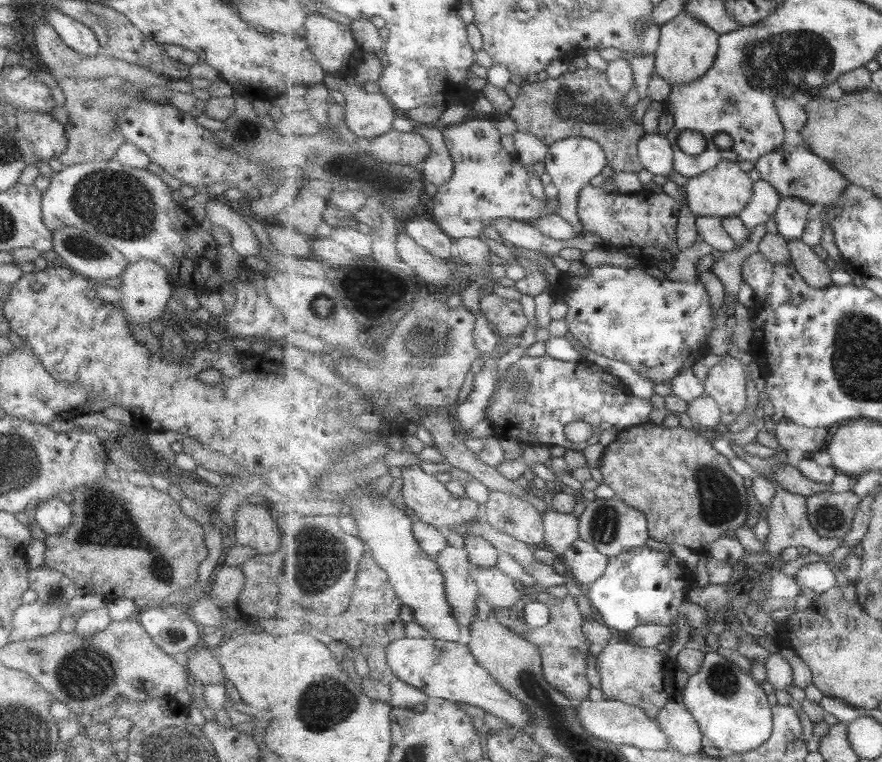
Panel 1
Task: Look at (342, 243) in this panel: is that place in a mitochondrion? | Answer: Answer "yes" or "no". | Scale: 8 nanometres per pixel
no

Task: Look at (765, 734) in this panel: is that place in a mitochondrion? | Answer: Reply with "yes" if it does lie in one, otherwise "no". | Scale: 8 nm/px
no

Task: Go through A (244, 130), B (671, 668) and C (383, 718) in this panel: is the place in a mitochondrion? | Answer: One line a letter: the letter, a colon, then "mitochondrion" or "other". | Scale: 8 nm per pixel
A: mitochondrion
B: other
C: other

